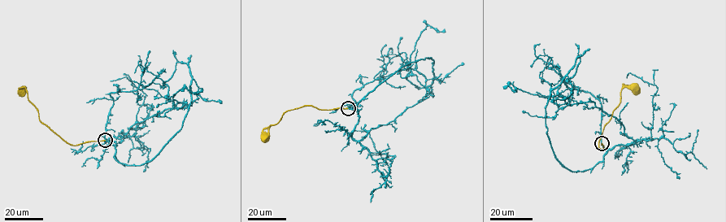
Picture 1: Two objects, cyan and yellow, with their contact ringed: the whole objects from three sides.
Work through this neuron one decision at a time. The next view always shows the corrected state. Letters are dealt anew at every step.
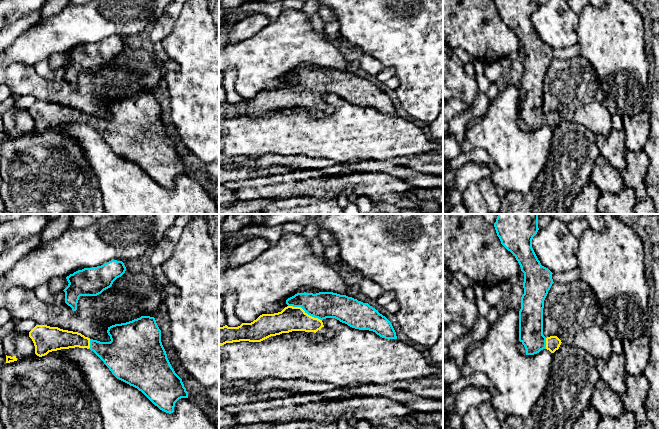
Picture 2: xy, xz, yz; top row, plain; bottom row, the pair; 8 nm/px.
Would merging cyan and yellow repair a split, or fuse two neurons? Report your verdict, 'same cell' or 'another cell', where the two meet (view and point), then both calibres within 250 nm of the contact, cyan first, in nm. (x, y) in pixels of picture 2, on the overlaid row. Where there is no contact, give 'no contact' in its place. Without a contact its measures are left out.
same cell | xz (305, 311) | 220/190 nm

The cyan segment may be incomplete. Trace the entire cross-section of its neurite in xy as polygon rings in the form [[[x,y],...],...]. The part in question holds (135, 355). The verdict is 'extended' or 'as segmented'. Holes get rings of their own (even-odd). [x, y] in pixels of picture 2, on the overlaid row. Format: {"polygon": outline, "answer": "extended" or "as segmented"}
{"polygon": [[[141,316],[108,327],[110,342],[100,342],[81,333],[58,327],[36,325],[29,337],[39,357],[69,348],[93,351],[119,380],[137,388],[155,406],[173,413],[175,403],[188,398],[182,379],[172,368],[161,342],[161,330],[154,317]]], "answer": "extended"}

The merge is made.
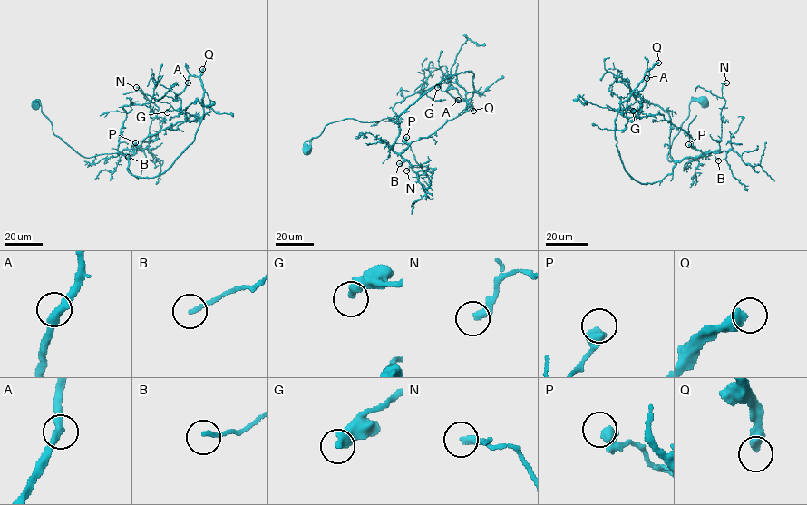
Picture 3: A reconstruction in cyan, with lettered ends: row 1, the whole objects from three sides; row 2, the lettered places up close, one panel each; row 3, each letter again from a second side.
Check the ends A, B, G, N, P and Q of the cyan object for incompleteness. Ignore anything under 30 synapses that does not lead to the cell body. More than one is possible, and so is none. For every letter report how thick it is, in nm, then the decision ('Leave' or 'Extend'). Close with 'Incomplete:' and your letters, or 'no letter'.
A: Thickness 320 nm. Leave
B: Thickness 170 nm. Leave
G: Thickness 460 nm. Leave
N: Thickness 320 nm. Leave
P: Thickness 550 nm. Leave
Q: Thickness 440 nm. Extend
Incomplete: Q

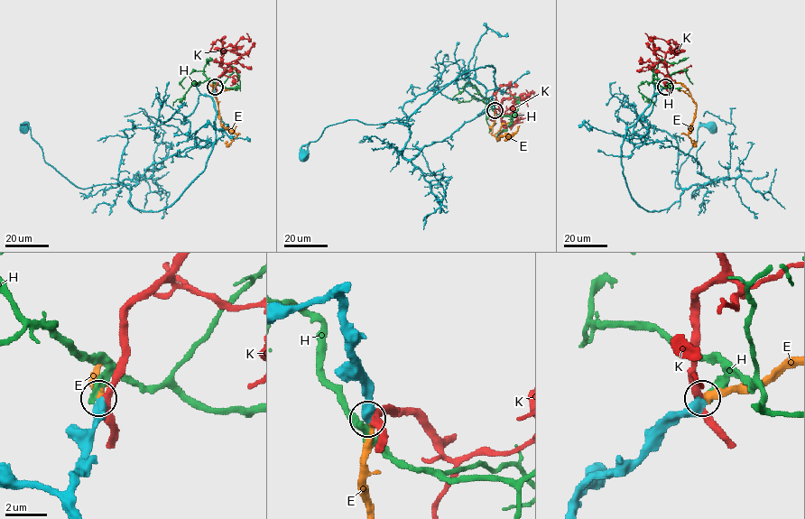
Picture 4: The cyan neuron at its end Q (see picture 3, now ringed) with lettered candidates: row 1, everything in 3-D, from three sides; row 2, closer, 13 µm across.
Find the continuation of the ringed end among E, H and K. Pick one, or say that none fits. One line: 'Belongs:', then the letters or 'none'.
Belongs: E

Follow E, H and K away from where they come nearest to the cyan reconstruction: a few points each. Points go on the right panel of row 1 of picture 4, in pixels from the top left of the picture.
E: (665, 87), (680, 83), (696, 104), (695, 118), (688, 135), (694, 143)
H: (665, 87), (668, 83), (660, 78), (645, 81), (638, 87), (638, 91), (656, 106)
K: (665, 87), (668, 73), (665, 53), (655, 48), (645, 32)

